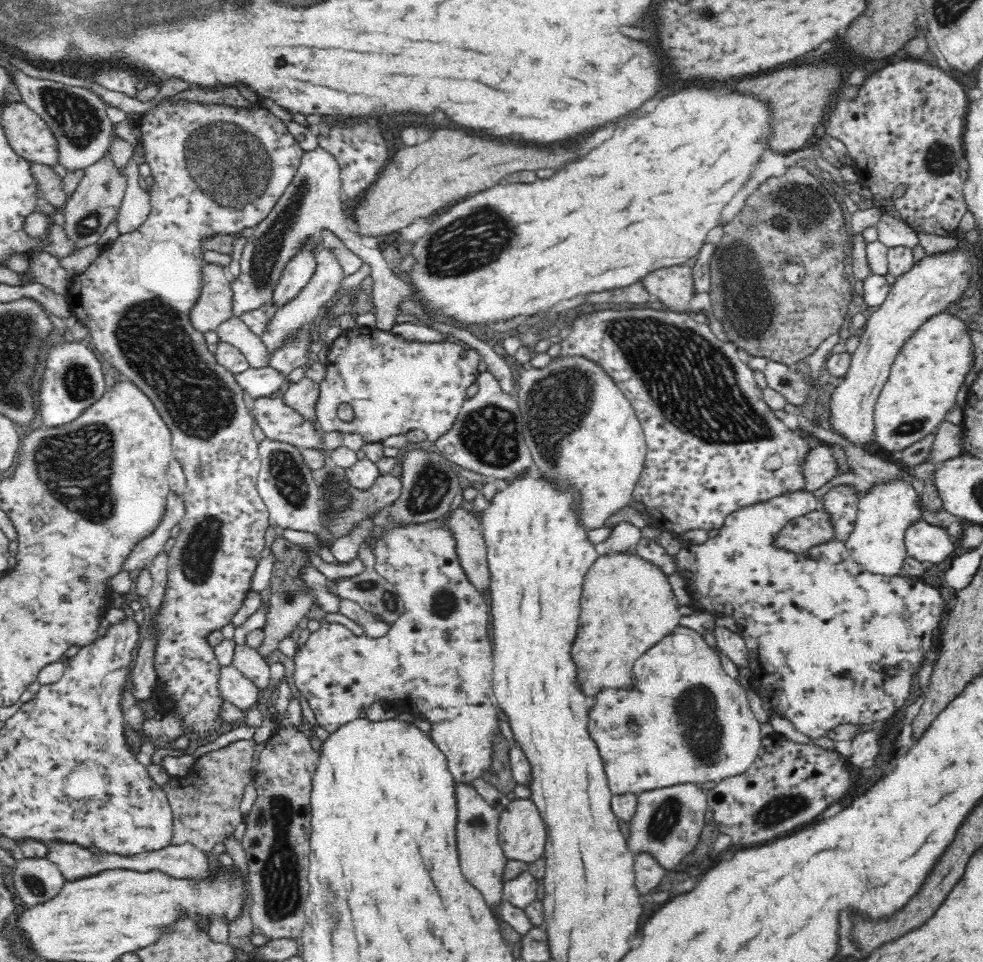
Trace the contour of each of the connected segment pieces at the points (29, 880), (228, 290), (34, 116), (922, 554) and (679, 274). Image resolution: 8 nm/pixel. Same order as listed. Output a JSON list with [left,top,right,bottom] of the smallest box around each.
[[12,859,67,908],[191,262,235,333],[1,102,60,167],[903,518,959,564],[641,265,702,320]]

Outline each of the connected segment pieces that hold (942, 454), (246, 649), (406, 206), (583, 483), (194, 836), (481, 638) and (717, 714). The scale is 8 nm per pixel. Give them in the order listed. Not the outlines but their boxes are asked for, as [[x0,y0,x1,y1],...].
[[928,420,964,464],[230,643,270,691],[354,130,566,235],[517,356,648,530],[164,740,256,852],[295,520,504,787],[586,624,763,796]]

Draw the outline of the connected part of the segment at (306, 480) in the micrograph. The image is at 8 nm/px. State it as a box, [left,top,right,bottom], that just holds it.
[256,438,338,549]

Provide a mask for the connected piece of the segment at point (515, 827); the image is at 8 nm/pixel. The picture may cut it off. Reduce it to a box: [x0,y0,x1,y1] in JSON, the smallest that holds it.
[499,800,547,862]

